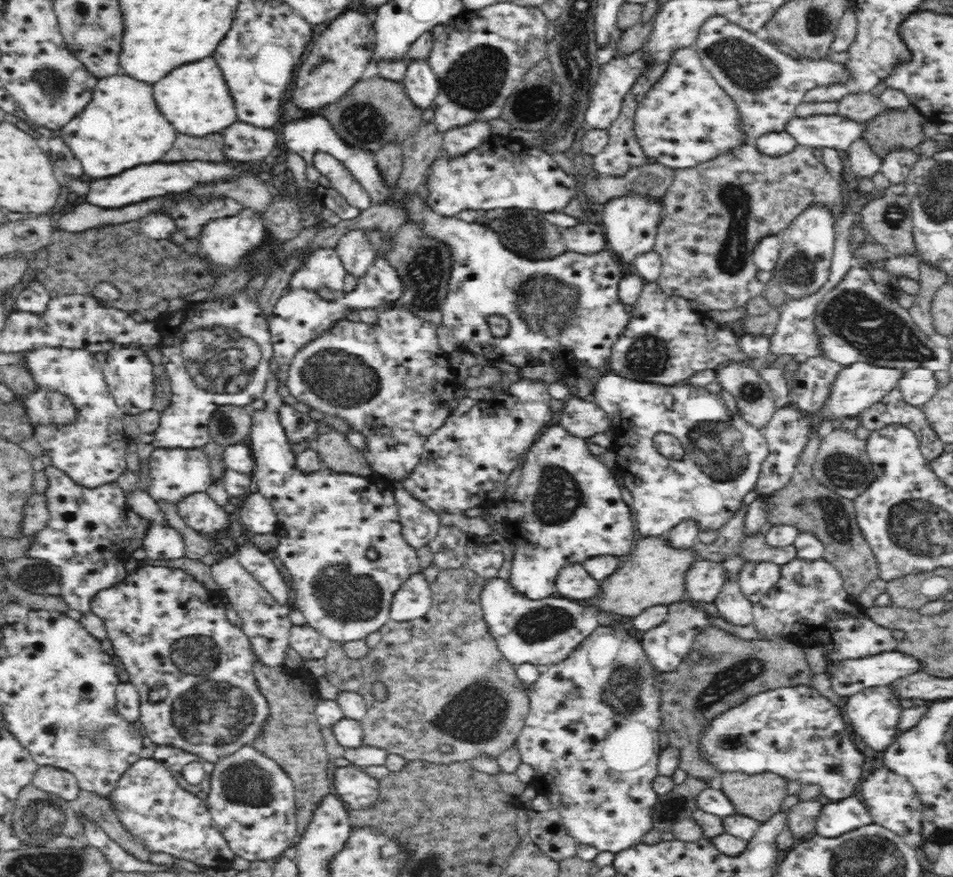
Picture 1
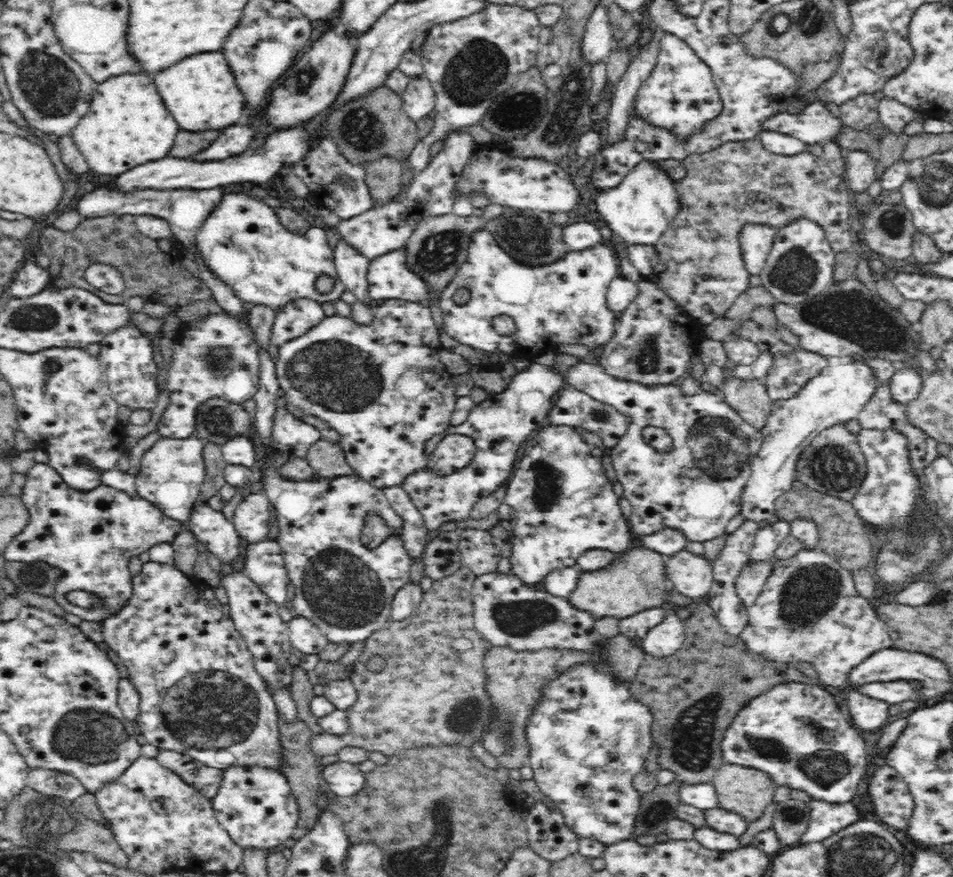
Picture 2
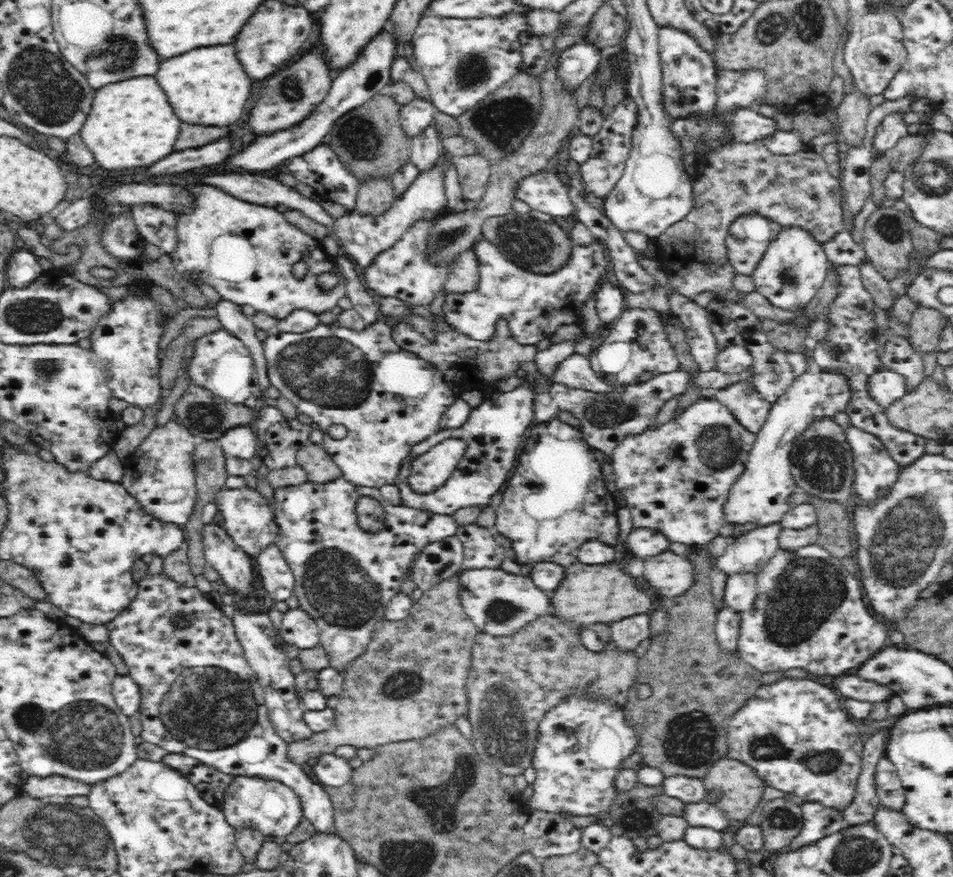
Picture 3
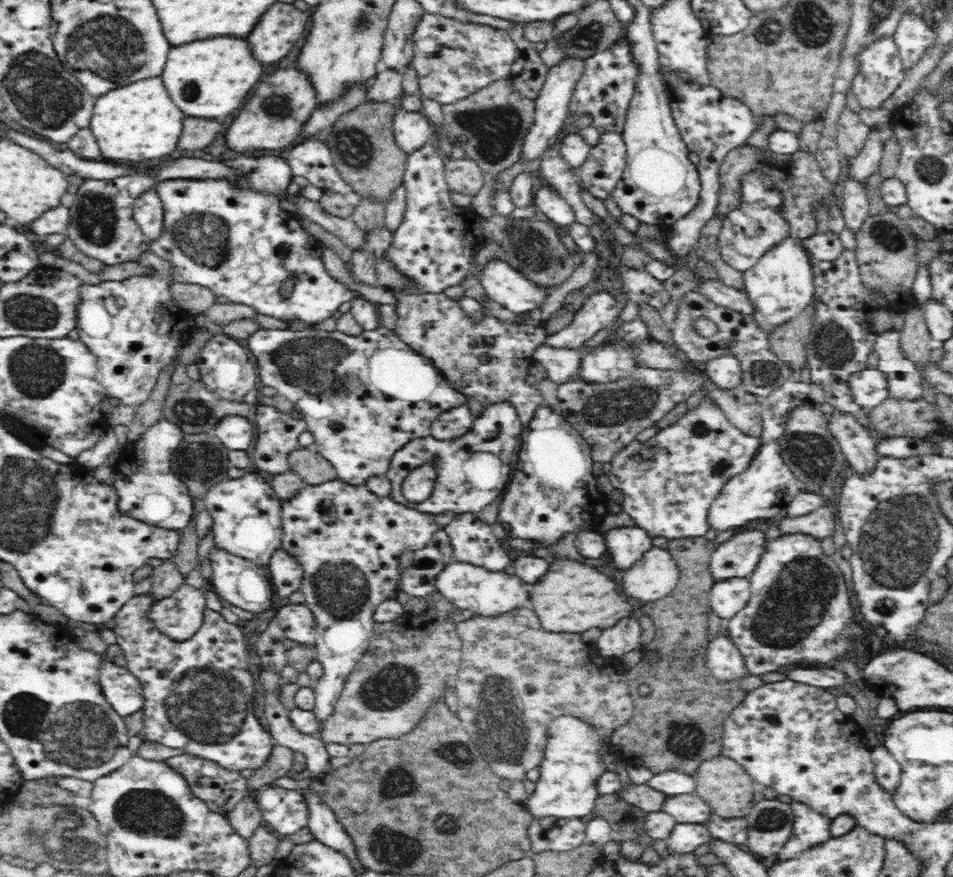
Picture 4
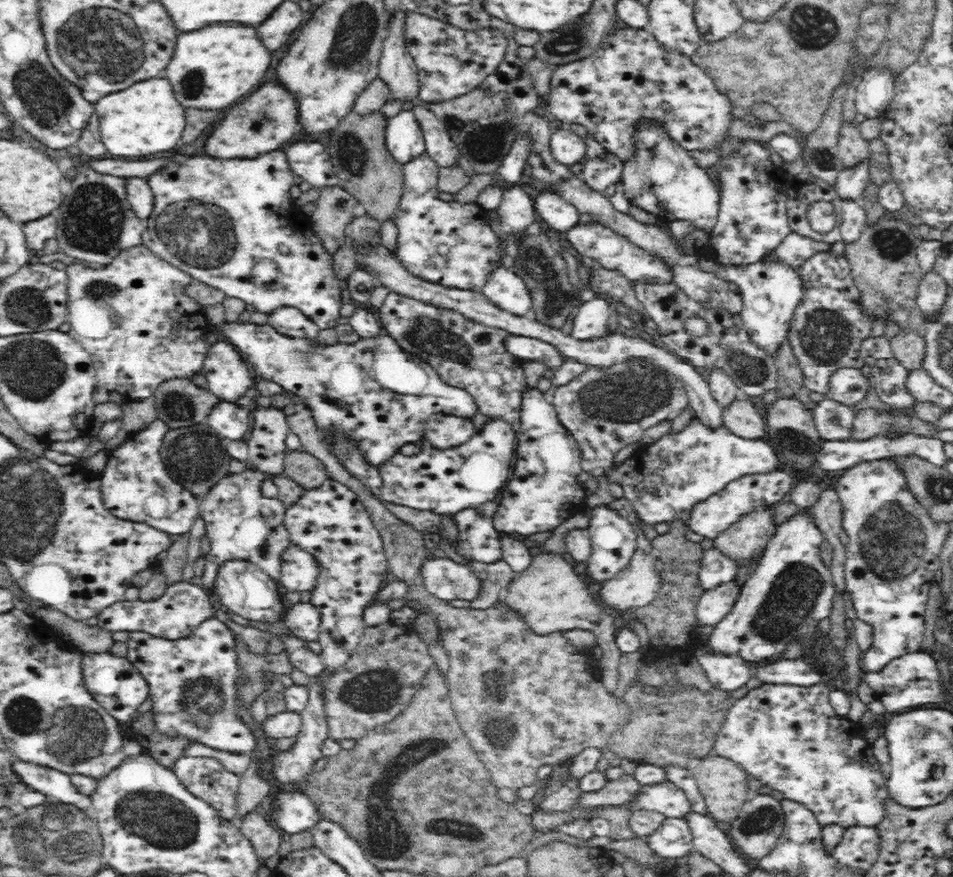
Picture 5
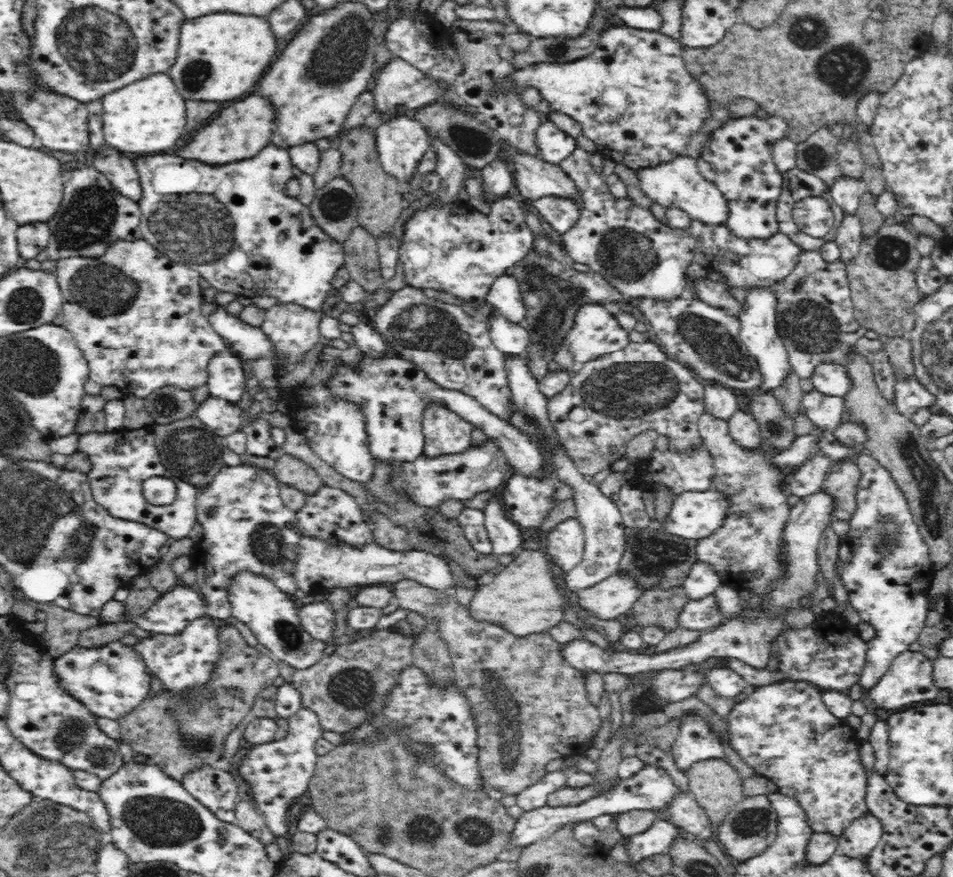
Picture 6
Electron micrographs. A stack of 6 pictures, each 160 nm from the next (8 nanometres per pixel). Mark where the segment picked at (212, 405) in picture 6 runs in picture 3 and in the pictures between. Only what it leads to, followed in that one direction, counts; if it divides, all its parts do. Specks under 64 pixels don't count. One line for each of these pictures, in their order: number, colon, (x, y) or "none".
3: (241, 442)
4: (234, 433)
5: (231, 422)

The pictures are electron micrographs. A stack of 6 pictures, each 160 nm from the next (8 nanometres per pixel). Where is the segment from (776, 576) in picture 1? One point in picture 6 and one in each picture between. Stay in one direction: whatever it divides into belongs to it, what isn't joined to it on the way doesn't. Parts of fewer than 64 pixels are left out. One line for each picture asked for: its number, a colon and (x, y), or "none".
2: (750, 583)
3: (741, 591)
4: (728, 597)
5: (716, 603)
6: (704, 614)

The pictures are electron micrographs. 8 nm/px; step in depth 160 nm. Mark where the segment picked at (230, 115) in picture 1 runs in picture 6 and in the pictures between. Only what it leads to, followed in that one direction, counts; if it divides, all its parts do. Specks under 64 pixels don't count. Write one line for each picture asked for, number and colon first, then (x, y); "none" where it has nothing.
2: (199, 92)
3: (220, 92)
4: (212, 79)
5: (211, 70)
6: (220, 59)

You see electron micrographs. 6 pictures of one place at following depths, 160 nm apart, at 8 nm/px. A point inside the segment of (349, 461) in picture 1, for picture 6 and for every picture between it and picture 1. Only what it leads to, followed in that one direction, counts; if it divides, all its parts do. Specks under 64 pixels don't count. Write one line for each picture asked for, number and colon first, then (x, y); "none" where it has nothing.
2: (328, 459)
3: (320, 467)
4: (307, 462)
5: (307, 470)
6: (291, 470)

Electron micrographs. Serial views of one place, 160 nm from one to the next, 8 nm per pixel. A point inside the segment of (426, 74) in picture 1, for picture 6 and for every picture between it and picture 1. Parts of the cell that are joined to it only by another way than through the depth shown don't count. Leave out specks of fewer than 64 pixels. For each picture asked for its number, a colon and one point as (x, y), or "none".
2: (419, 99)
3: (418, 114)
4: (411, 129)
5: (404, 138)
6: (401, 141)

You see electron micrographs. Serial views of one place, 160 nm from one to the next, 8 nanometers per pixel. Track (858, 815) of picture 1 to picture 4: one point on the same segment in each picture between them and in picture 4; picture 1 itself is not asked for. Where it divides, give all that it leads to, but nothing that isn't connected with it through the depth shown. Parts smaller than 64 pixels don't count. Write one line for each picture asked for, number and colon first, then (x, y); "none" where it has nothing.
2: (826, 819)
3: (819, 820)
4: (810, 828)

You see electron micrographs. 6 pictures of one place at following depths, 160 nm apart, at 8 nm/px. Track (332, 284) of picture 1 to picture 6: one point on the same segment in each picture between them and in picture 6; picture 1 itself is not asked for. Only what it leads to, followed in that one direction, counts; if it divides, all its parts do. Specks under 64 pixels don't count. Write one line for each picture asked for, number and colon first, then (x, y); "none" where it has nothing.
2: (243, 242)
3: (247, 252)
4: (239, 243)
5: (232, 224)
6: (233, 224)

